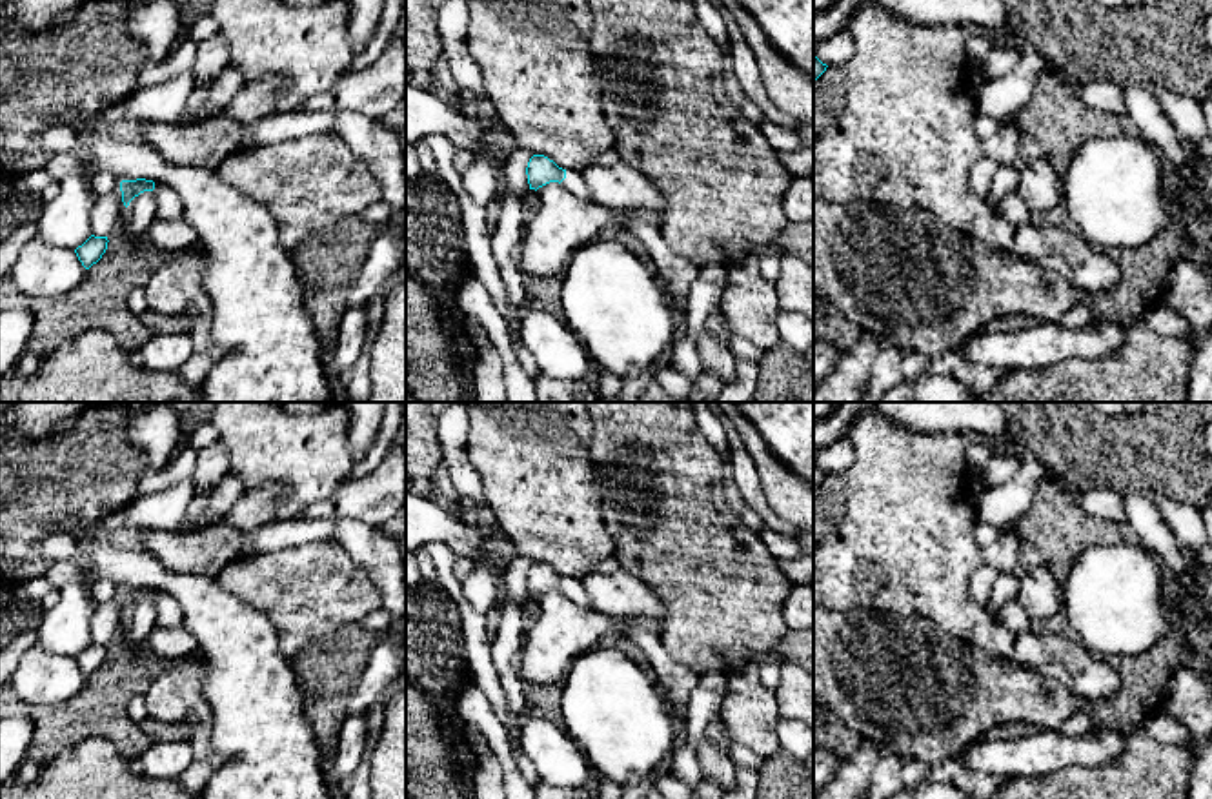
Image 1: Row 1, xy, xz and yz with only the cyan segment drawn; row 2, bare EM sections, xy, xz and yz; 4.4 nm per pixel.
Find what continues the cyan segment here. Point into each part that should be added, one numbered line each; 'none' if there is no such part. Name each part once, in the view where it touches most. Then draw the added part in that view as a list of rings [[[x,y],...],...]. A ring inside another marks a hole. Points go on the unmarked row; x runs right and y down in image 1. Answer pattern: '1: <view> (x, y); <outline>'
none

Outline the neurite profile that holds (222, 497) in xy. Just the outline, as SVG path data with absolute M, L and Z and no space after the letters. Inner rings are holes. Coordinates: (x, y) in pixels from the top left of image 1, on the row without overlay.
M227 471L227 475L209 491L207 508L202 513L202 526L222 522L242 493L242 479L237 473Z

